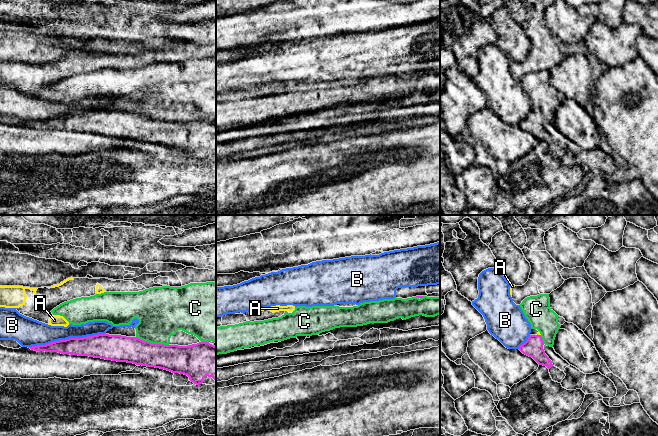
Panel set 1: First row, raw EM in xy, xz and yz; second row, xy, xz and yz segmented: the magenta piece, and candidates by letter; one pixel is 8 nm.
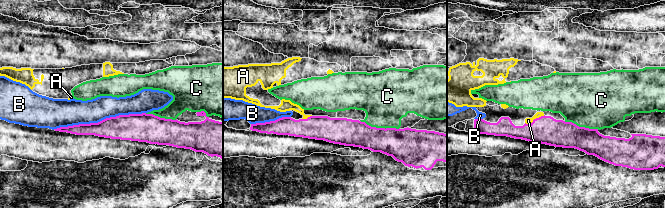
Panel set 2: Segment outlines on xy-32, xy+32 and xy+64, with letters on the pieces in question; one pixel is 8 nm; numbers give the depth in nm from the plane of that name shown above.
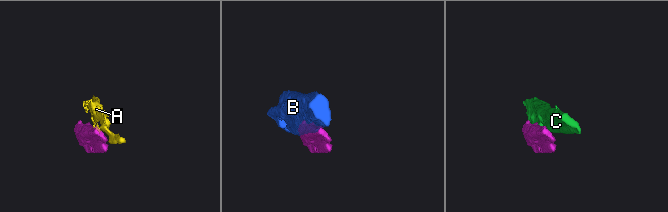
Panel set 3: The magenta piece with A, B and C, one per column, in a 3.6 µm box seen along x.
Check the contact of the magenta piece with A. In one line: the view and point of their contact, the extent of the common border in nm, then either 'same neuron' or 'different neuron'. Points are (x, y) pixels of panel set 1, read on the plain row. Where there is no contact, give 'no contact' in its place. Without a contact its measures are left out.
contact yz (542, 123); length 50 nm; different neuron

